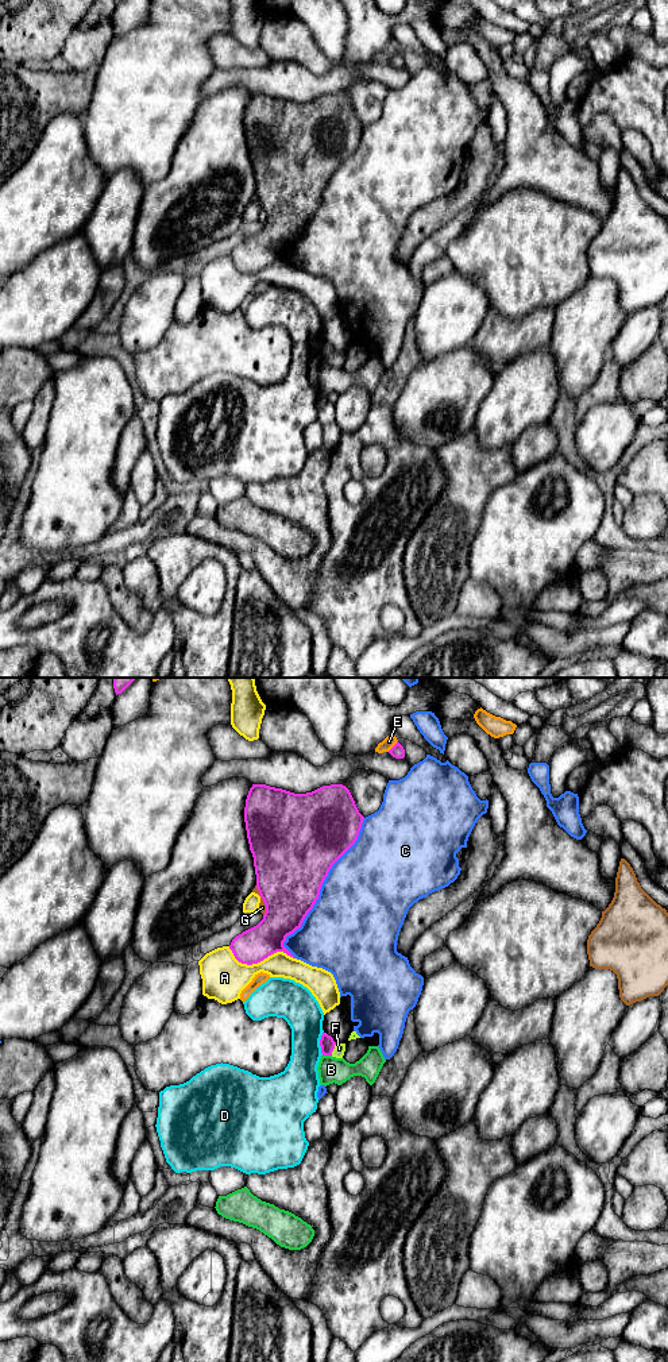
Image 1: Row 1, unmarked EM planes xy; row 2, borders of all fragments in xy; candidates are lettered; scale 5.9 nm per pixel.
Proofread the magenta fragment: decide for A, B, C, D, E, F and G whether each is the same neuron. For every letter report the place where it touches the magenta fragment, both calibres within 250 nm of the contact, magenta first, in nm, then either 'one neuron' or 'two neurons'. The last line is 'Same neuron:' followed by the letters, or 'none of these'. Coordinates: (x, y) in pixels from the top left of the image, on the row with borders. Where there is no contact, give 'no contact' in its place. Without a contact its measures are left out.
A: xy (259, 961) | 200/260 nm | two neurons
B: xy (327, 1054) | 90/160 nm | two neurons
C: xy (320, 888) | 460/500 nm | two neurons
D: xy (320, 1044) | 90/220 nm | two neurons
E: xy (394, 745) | 80/70 nm | two neurons
F: xy (334, 1048) | 90/70 nm | one neuron
G: xy (263, 901) | 420/50 nm | two neurons
Same neuron: F

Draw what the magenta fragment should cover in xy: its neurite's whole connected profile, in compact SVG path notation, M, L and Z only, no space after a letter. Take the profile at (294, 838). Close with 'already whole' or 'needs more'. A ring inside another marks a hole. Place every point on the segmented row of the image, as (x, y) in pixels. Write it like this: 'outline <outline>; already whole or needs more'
outline M252 784L246 799L244 822L256 888L266 912L256 926L232 939L229 949L239 962L258 964L277 952L294 958L283 942L301 927L318 899L329 869L358 840L363 819L350 790L343 784L323 786L306 794Z; already whole

